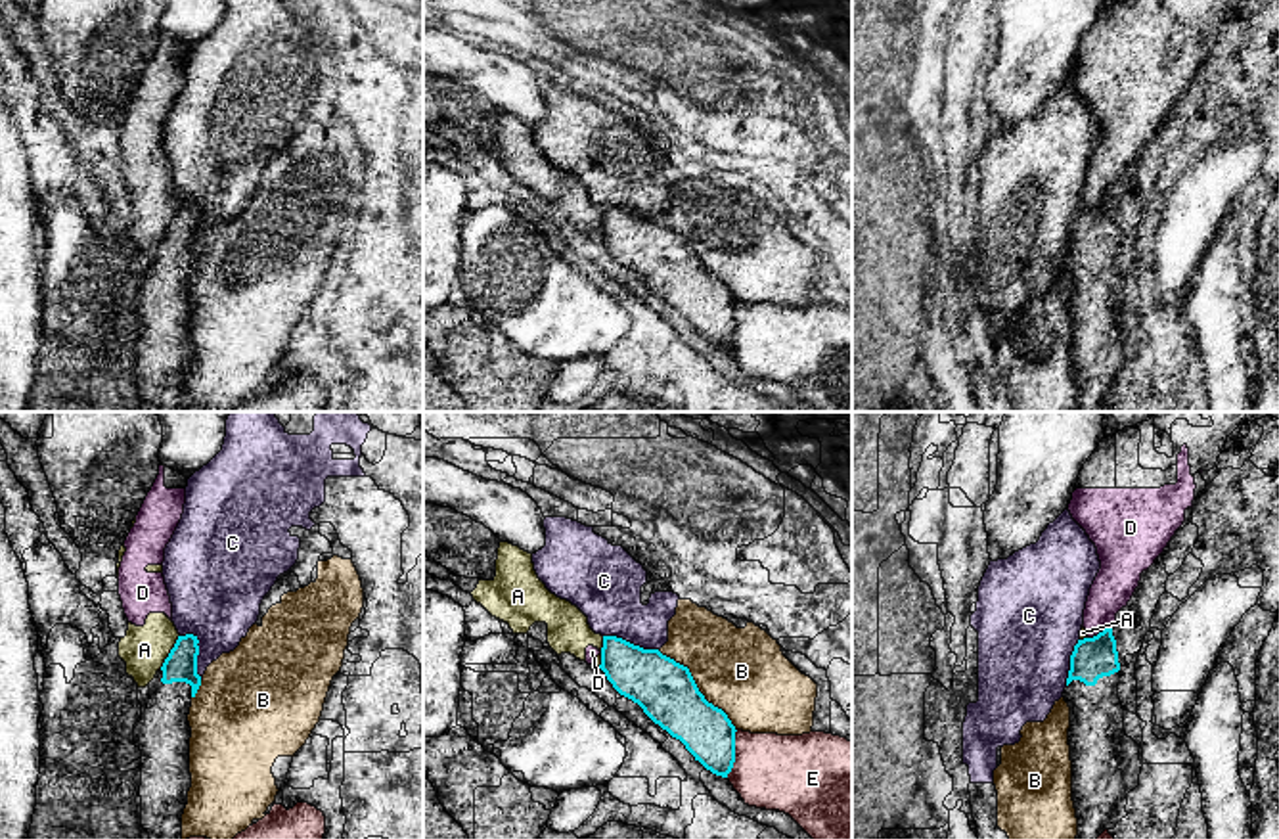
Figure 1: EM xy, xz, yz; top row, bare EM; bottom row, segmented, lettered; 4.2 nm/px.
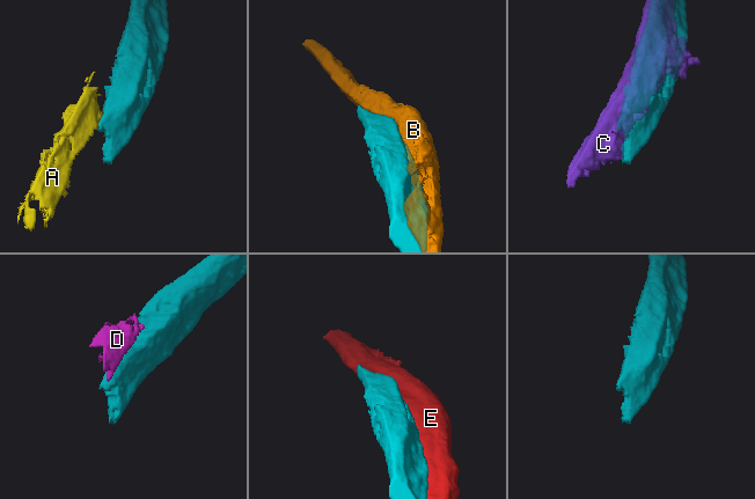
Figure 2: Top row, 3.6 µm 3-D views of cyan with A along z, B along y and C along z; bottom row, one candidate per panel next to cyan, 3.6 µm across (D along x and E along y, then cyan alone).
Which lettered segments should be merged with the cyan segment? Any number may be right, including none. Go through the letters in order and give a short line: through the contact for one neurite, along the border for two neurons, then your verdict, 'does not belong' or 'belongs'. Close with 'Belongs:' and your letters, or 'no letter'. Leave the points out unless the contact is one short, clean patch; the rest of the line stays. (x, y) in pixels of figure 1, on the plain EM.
A: line xy (179, 205), (159, 238); does not belong
B: does not belong
C: does not belong
D: does not belong
E: does not belong
Belongs: no letter

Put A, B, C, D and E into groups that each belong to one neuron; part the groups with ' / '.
A D / B / C / E

